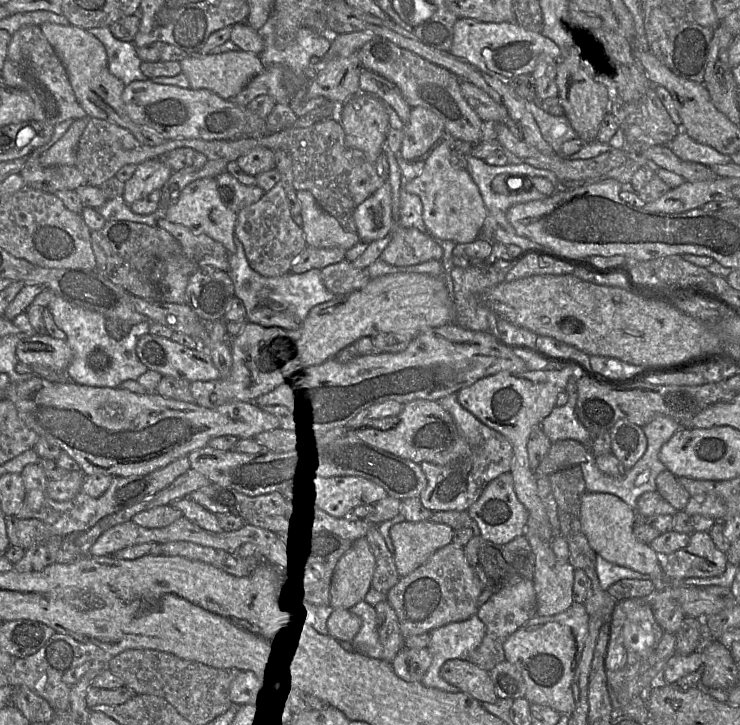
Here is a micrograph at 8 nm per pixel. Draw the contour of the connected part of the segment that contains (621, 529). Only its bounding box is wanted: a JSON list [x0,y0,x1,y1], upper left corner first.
[580,491,663,577]

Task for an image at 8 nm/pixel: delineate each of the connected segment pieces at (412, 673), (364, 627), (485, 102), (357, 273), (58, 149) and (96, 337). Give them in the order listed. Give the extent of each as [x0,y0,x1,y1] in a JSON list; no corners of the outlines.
[[391,647,432,682],[349,600,383,660],[460,81,507,123],[321,259,371,295],[39,117,91,167],[47,296,151,388]]

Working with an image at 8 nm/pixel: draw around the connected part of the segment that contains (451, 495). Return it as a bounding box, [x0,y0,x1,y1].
[419,393,513,512]

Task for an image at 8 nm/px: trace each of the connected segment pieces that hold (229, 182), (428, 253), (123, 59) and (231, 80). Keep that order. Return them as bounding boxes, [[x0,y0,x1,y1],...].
[[216,172,266,214],[379,226,442,266],[87,27,147,85],[180,52,264,99]]

